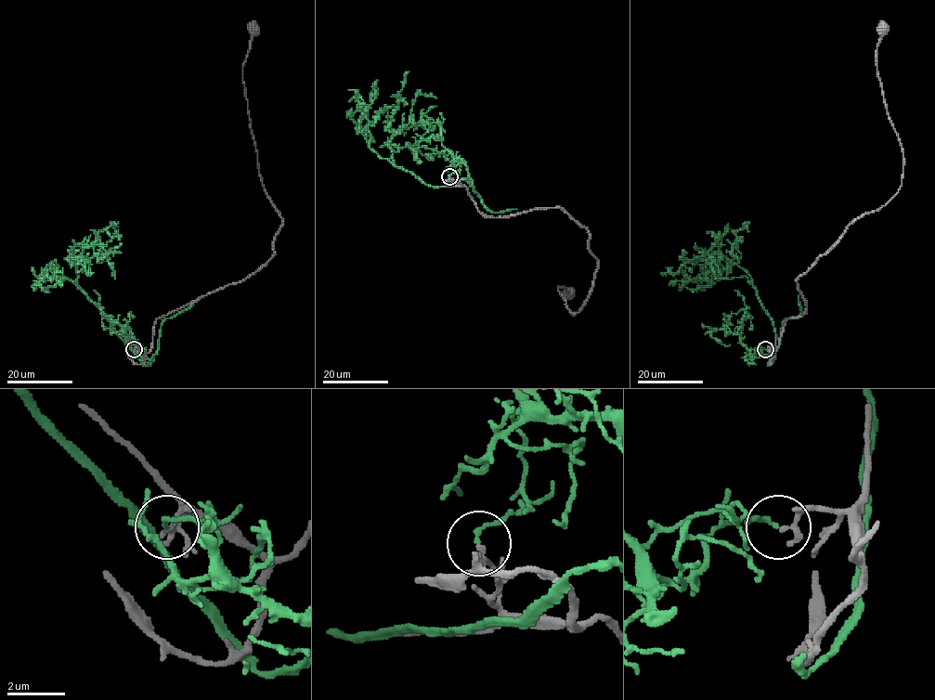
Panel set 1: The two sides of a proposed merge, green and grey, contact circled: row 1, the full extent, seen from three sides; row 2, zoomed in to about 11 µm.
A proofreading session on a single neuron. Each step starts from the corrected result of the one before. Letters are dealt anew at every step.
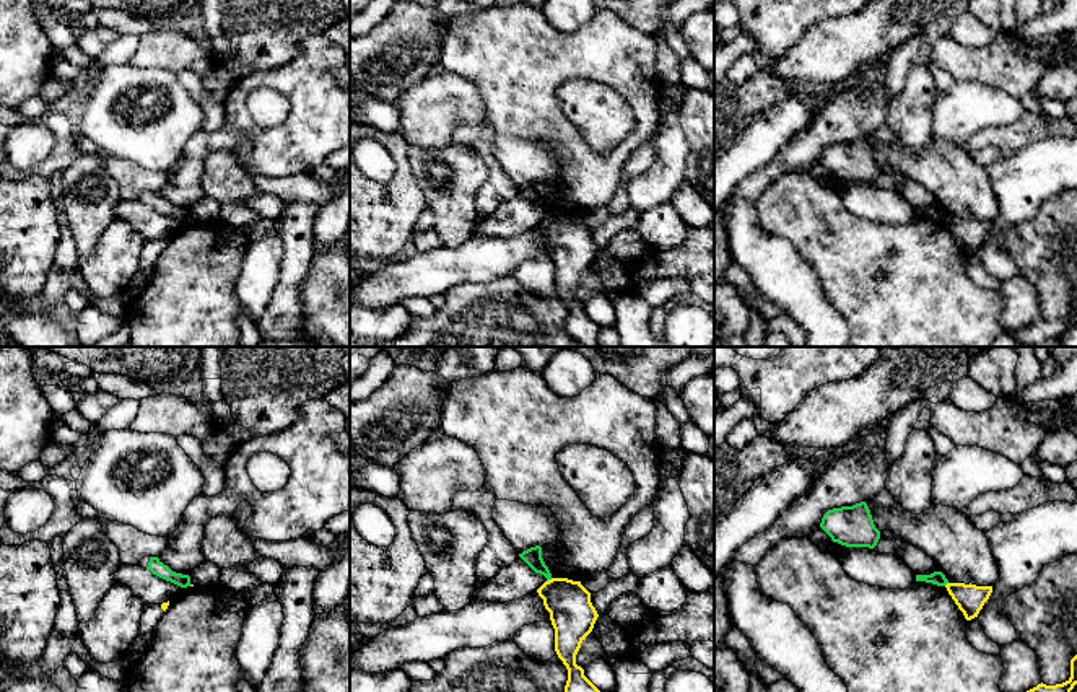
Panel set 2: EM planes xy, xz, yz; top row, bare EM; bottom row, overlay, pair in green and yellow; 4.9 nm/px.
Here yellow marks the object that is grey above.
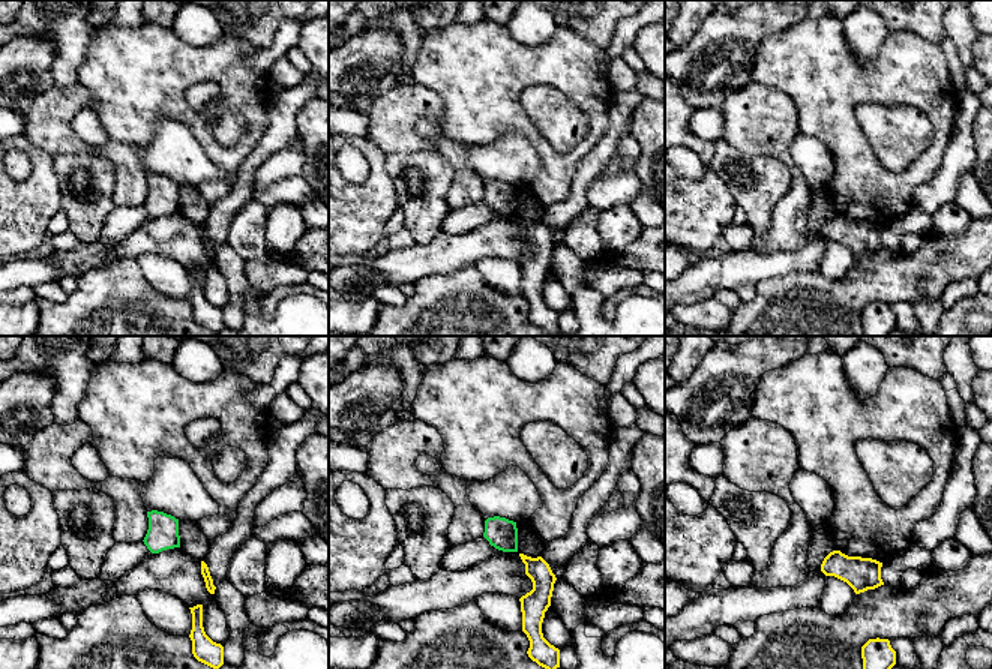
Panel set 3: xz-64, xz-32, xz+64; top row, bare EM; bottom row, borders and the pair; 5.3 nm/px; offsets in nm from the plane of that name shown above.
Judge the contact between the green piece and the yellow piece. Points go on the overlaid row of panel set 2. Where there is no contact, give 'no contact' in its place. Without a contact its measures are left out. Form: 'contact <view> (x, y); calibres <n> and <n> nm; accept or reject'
contact xz (549, 578); calibres 90 and 220 nm; reject

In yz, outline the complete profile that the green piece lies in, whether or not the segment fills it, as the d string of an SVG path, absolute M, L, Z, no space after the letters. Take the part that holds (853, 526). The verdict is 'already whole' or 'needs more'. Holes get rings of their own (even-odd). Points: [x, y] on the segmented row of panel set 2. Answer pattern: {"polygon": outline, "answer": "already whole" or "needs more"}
{"polygon": "M866 501L828 510L822 518L820 528L833 542L846 547L874 549L880 539L880 531L875 528Z", "answer": "already whole"}

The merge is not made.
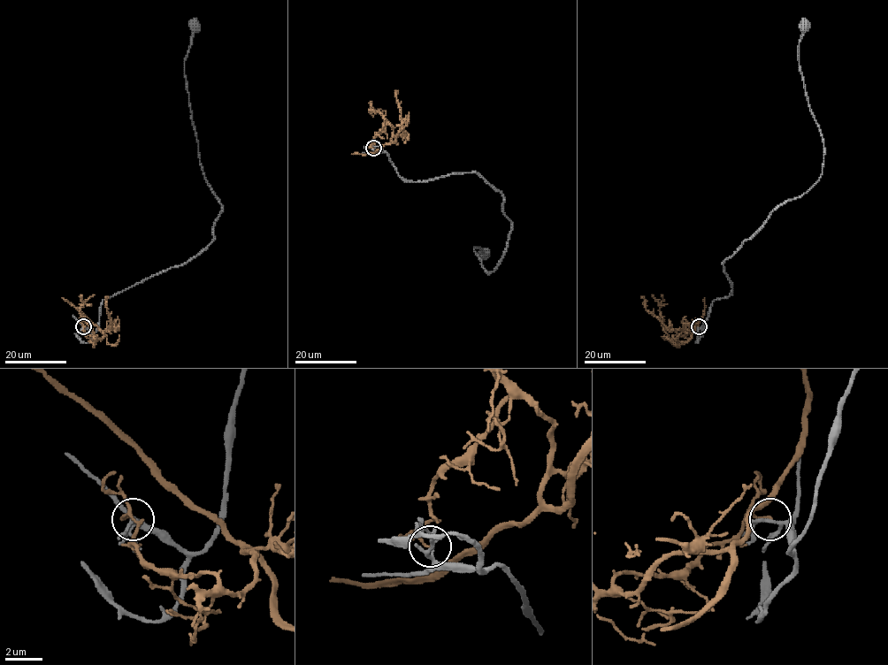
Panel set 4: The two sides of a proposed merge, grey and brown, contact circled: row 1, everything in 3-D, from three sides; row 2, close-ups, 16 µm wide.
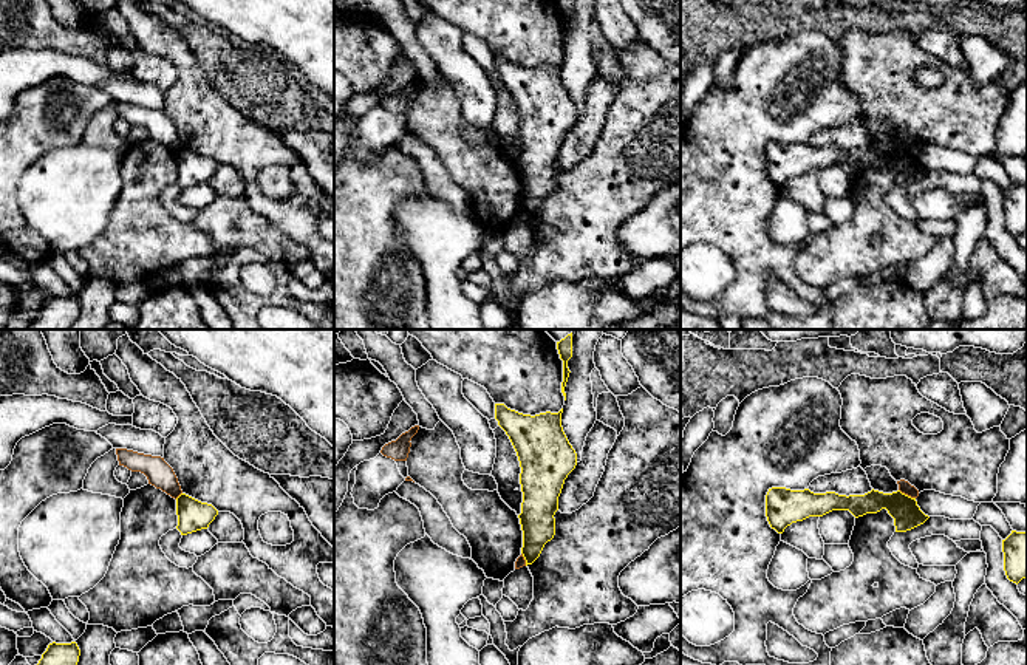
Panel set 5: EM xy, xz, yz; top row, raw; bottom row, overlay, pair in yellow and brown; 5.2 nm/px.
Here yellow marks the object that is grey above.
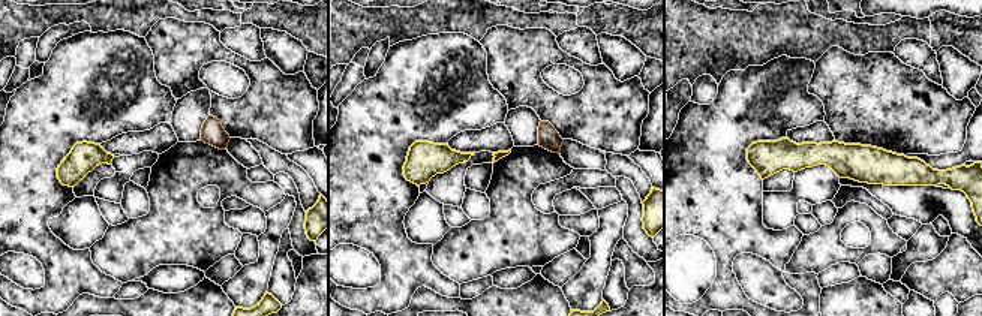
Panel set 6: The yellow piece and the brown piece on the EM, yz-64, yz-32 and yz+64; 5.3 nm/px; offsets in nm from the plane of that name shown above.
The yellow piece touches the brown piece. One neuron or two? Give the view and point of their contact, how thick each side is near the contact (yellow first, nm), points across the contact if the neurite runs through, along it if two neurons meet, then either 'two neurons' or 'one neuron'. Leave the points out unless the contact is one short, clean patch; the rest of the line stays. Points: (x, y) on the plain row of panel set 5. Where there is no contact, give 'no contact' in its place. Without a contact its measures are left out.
contact yz (907, 149); calibres 150 and 70 nm; border yz (899, 143), (914, 152); two neurons

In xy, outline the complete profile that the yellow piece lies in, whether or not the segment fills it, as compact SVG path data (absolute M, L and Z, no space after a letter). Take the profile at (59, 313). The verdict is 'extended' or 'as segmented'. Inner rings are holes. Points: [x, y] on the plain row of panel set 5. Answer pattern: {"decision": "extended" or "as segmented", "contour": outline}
{"decision": "as segmented", "contour": "M76 295L49 297L28 329L70 329L79 315L80 303Z"}

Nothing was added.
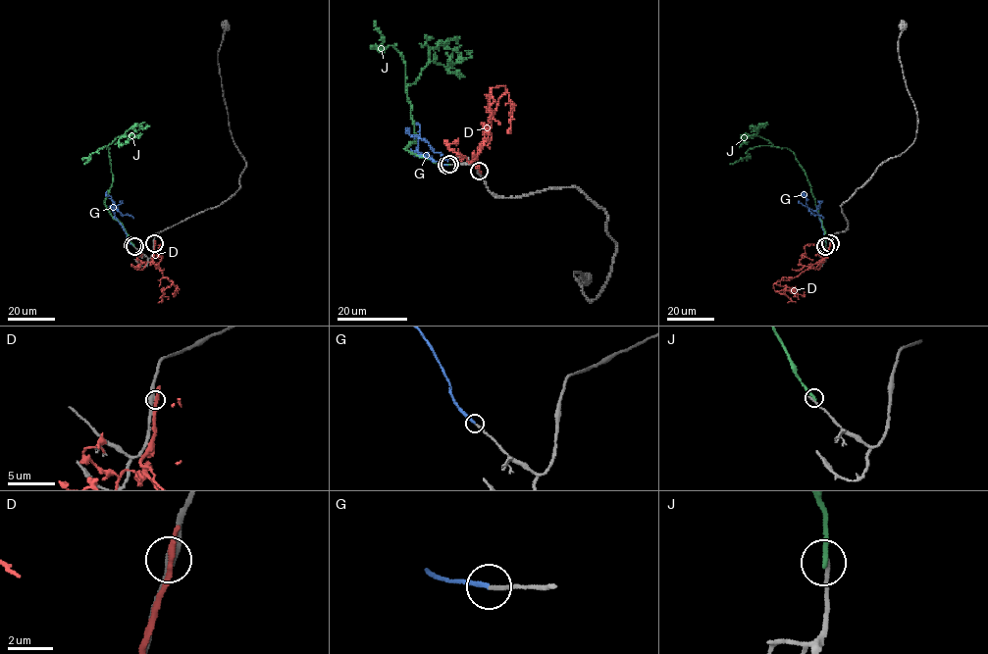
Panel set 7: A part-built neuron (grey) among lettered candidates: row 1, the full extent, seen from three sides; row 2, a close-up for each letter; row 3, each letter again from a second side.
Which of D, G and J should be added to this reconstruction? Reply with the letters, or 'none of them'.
G

